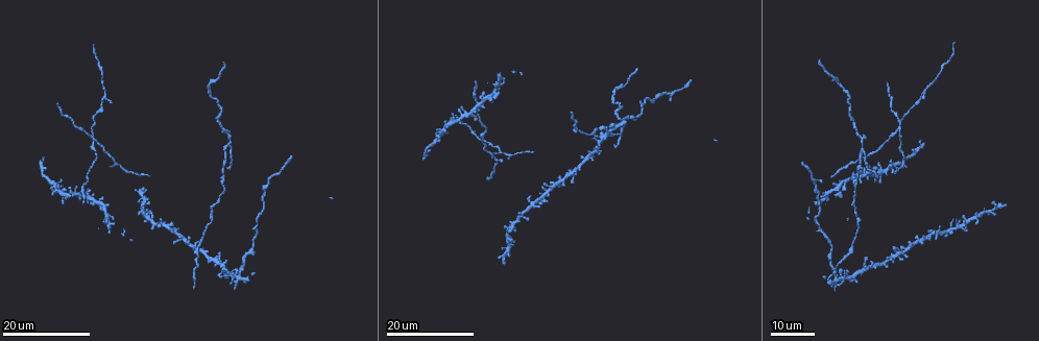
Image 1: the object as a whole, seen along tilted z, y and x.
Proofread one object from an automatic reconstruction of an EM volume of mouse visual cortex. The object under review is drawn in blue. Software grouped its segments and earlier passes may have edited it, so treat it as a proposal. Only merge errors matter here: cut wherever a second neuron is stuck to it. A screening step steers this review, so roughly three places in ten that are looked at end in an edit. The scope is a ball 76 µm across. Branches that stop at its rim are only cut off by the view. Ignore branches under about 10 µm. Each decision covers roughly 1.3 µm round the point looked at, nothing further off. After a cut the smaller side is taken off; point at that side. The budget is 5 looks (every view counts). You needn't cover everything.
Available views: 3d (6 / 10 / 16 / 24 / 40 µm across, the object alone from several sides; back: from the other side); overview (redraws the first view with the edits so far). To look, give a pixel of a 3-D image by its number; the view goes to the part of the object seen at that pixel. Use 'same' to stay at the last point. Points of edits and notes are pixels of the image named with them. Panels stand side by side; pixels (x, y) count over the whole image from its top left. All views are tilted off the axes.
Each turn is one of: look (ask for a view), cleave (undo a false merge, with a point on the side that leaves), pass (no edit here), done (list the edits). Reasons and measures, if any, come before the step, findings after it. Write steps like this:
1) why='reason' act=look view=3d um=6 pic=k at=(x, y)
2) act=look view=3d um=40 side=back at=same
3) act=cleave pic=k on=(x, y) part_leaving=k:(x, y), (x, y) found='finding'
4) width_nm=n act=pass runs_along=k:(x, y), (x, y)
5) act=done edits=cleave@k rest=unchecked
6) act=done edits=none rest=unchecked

why='four or more arms meet' act=look view=3d um=16 pic=1 at=(532, 203)

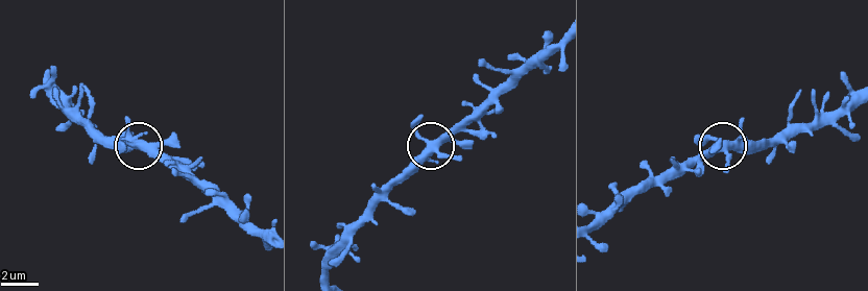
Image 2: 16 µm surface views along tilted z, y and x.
act=look view=3d um=10 pic=2 at=(132, 145)

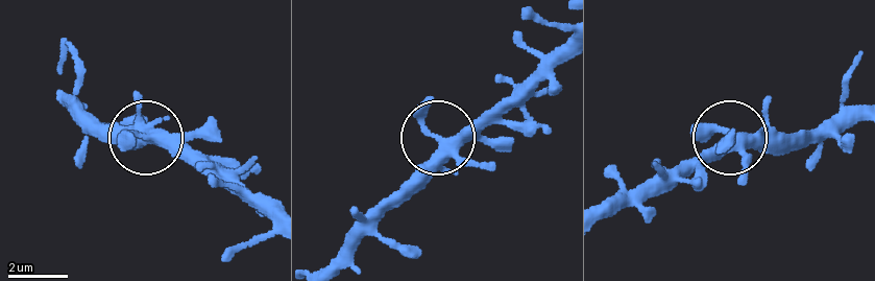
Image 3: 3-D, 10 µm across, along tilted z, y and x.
act=look view=3d um=10 side=back pic=3 at=(439, 141)

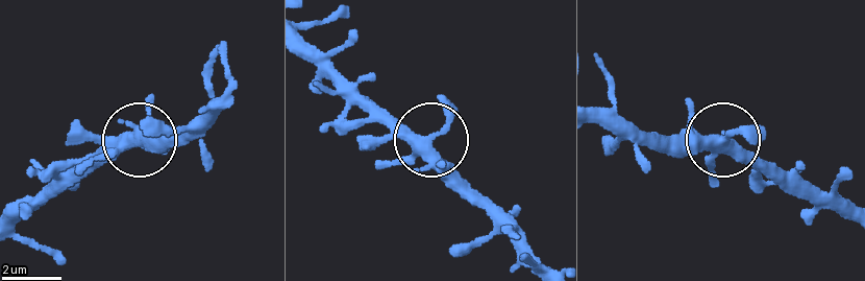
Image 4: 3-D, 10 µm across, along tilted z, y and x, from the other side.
arms=5 act=pass runs_along=4:(844, 207), (723, 143), (635, 131) found='continuous, no second neuron'

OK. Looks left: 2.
why='three arms meet' act=look view=3d um=16 pic=1 at=(93, 141)

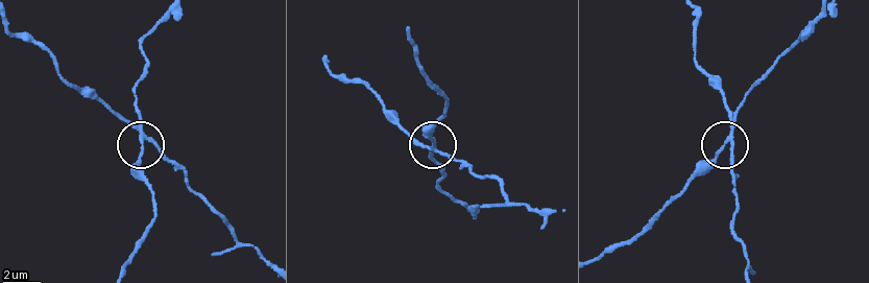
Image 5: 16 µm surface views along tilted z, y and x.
act=look view=3d um=10 pic=5 at=(724, 146)

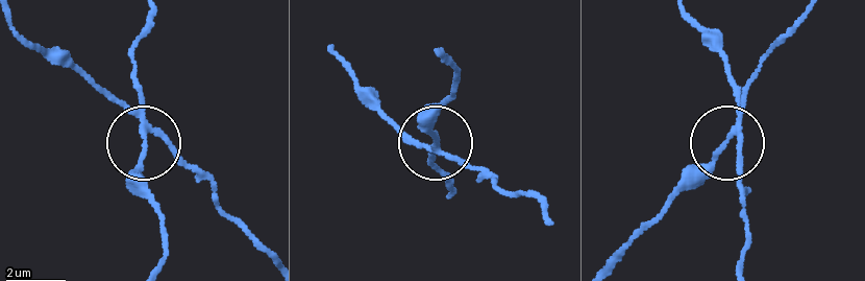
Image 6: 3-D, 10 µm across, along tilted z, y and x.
side_arm_um=22 arms=3 act=cleave pic=6 on=(177, 150) found='a second neuron is stuck on'

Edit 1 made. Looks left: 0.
act=done edits=cleave@6 rest=unchecked

